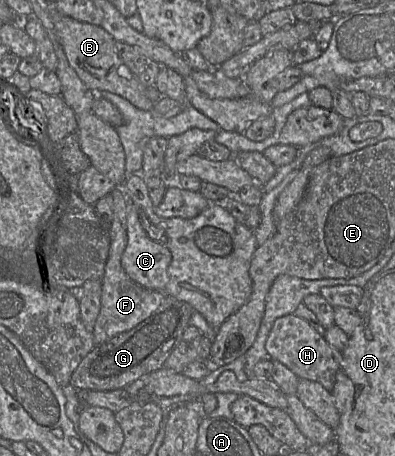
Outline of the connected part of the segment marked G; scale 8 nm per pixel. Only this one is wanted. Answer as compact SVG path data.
M166 295L149 318L95 346L73 372L70 384L78 391L114 391L163 368L171 352L183 341L182 335L194 312L190 304Z

